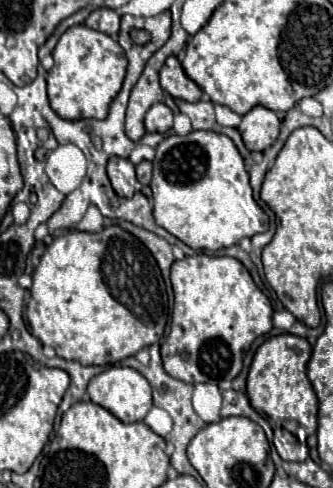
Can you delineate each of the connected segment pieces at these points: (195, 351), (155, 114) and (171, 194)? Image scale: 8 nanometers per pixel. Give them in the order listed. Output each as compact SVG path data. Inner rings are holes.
M185 256L171 266L175 306L171 332L161 344L165 372L181 382L233 380L243 368L245 346L273 328L269 298L255 286L249 270L231 256Z
M153 104L145 114L147 132L167 132L173 126L173 114L165 104Z
M193 130L187 136L167 136L159 146L153 158L153 216L159 226L177 236L183 244L193 250L219 250L233 244L239 244L241 238L251 238L269 228L269 216L253 200L253 190L249 184L249 174L245 170L243 158L237 152L237 146L229 136Z

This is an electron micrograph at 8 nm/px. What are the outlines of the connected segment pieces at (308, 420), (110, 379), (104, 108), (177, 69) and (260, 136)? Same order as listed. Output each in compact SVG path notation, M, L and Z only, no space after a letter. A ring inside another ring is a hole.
M281 334L265 340L255 352L247 376L247 396L257 412L261 412L271 426L285 428L301 443L317 432L317 396L307 378L307 362L311 358L311 344L293 334Z
M109 366L101 374L93 376L93 380L89 380L89 384L87 384L87 394L89 394L91 402L107 408L111 414L115 414L125 424L143 420L145 414L149 412L149 408L153 406L149 382L137 370L127 368L127 366Z
M85 24L69 28L53 50L53 68L47 74L47 94L51 108L65 120L97 118L103 120L109 114L111 102L121 90L127 58L123 48L107 34L93 30Z
M169 56L161 68L161 86L173 98L185 102L197 102L201 98L201 88L189 80L175 56Z
M255 106L253 110L249 110L243 116L243 122L239 124L239 132L243 136L245 146L251 152L253 150L263 152L277 140L279 126L281 126L281 122L273 110L265 108L265 106Z

